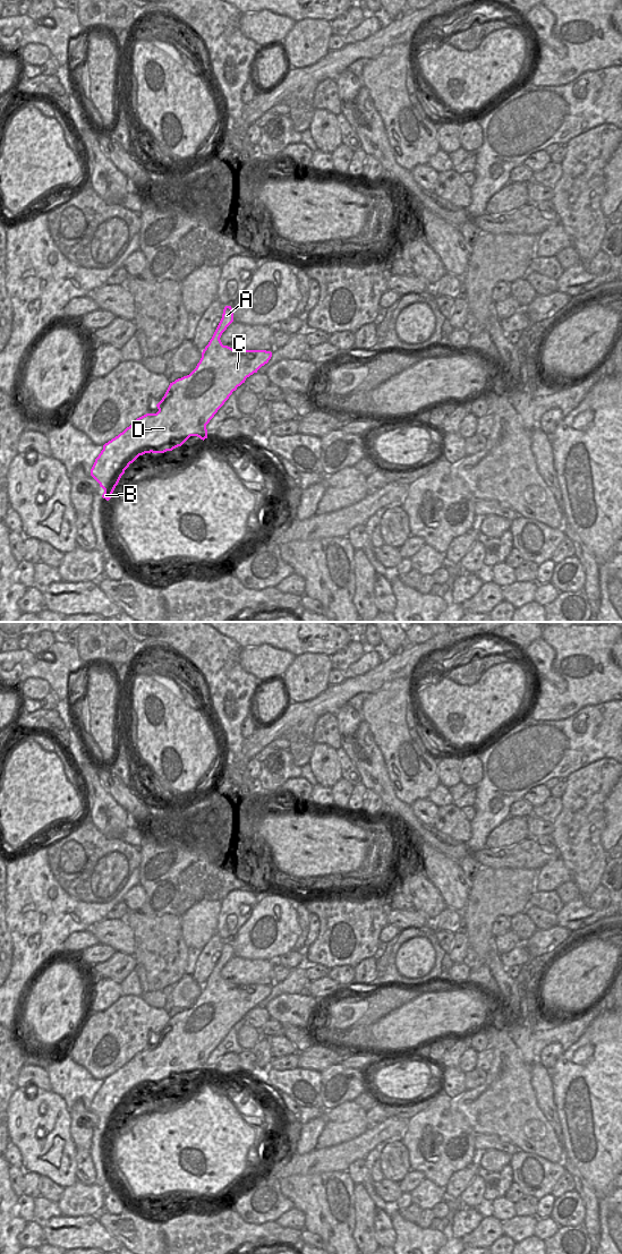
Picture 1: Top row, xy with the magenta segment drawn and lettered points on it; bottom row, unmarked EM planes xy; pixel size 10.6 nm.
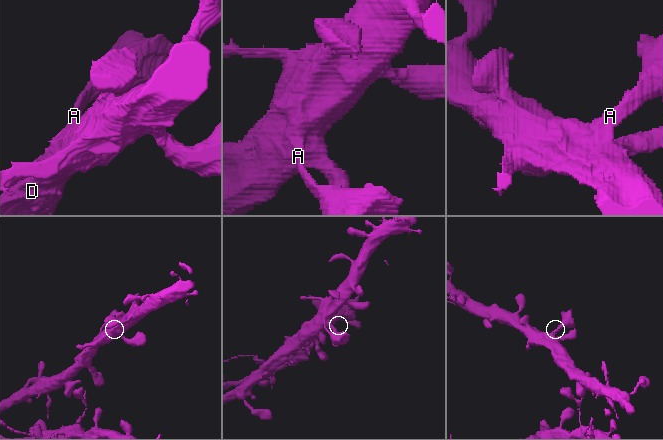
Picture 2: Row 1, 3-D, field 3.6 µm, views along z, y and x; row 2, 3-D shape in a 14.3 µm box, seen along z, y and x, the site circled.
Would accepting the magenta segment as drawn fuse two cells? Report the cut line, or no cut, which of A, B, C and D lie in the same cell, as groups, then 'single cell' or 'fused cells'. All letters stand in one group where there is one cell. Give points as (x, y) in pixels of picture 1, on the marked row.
cut none; groups A B C D; single cell

